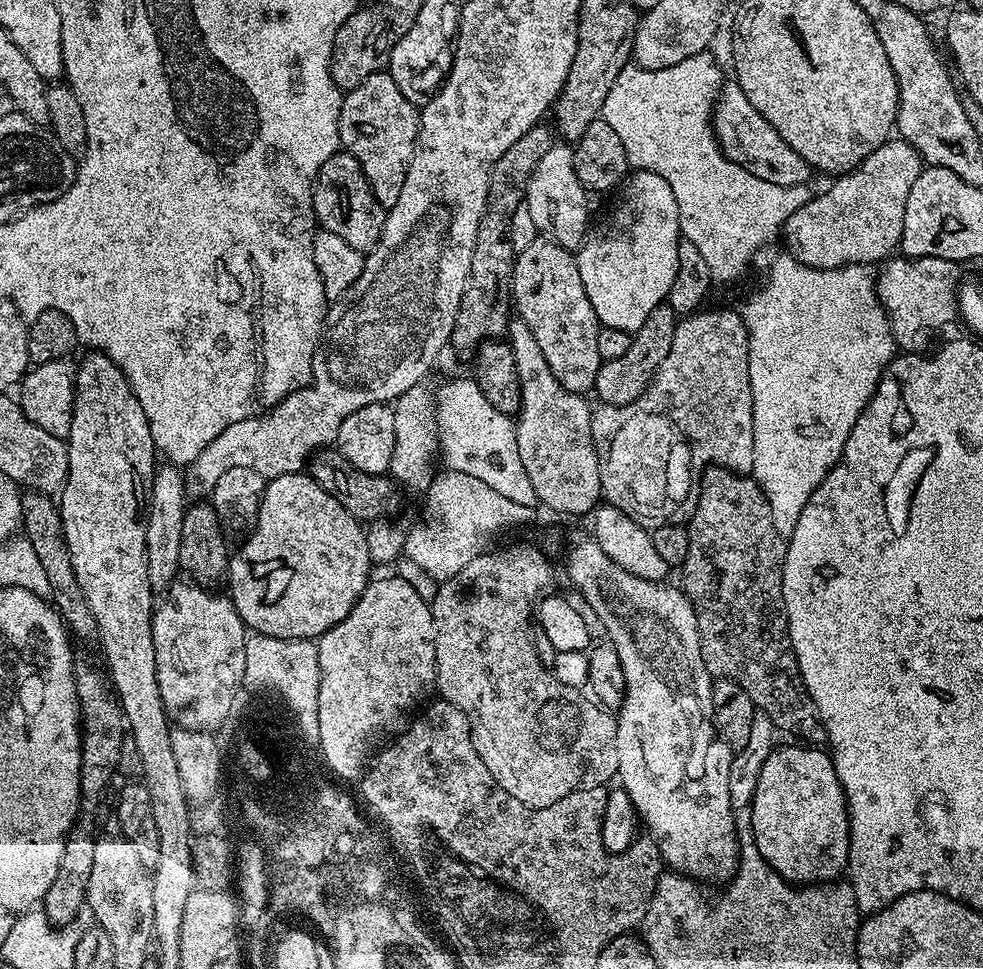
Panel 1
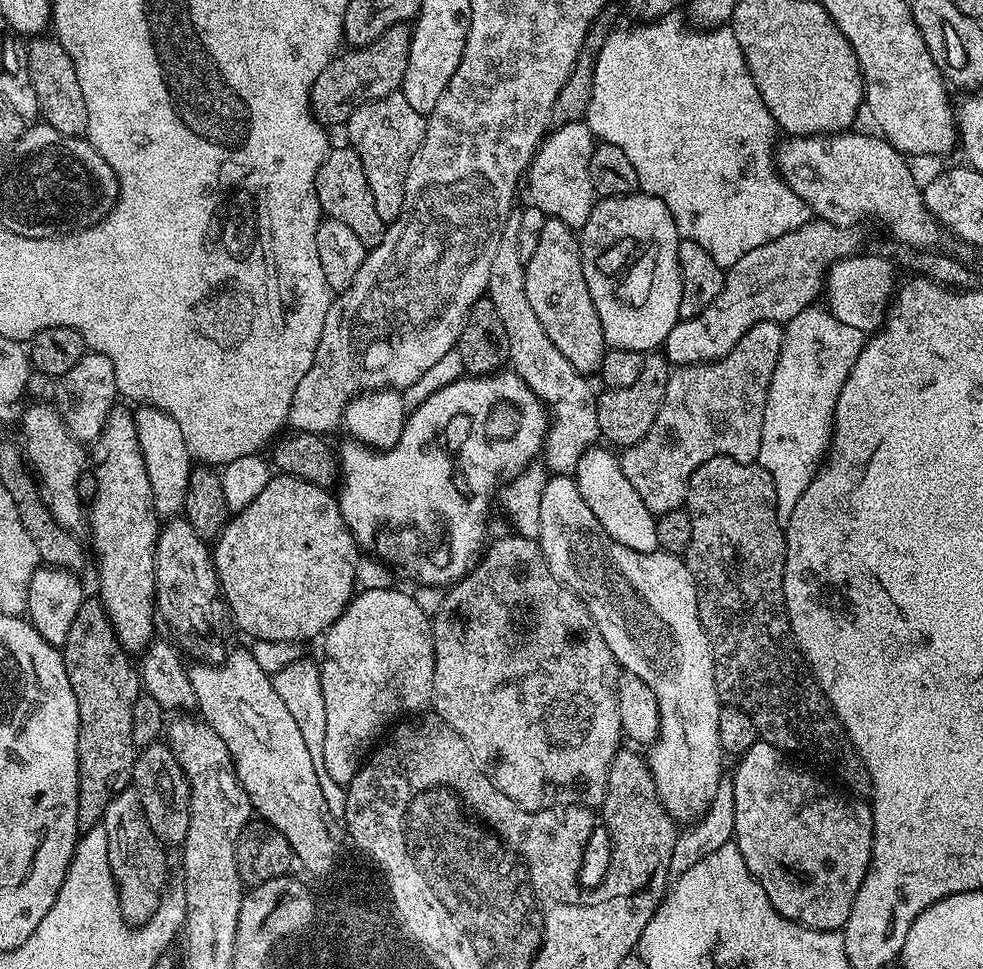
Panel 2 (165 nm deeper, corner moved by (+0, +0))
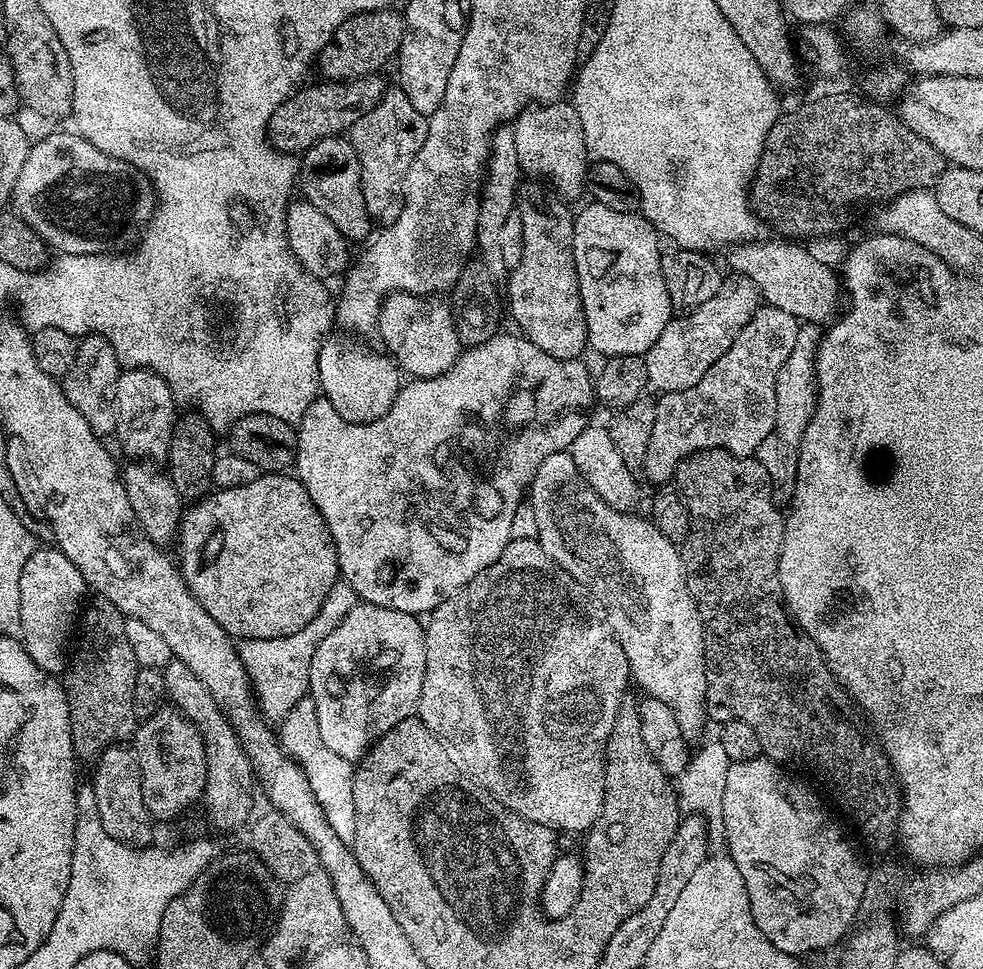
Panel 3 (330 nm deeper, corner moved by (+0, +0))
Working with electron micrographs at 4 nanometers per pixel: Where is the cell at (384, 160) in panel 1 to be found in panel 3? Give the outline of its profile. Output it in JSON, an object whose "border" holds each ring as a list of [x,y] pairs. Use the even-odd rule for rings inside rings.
{"border":[[[392,86],[350,129],[350,139],[362,166],[362,190],[366,198],[366,210],[377,225],[387,226],[398,222],[402,214],[410,166],[418,150],[422,150],[426,142],[428,122],[429,117],[418,114],[404,91],[398,86]]]}

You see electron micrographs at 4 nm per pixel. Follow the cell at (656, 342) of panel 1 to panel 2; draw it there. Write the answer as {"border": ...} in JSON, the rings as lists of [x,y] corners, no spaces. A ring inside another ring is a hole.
{"border":[[[653,350],[645,355],[642,362],[642,371],[630,386],[610,388],[601,391],[596,396],[600,435],[604,440],[609,440],[609,442],[607,441],[609,445],[627,446],[636,444],[644,438],[650,430],[650,426],[654,426],[654,418],[658,414],[660,403],[662,403],[666,394],[669,375],[668,357],[664,355],[663,351]]]}

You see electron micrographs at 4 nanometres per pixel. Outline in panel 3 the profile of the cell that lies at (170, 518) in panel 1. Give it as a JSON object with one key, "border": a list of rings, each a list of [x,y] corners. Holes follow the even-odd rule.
{"border":[[[129,368],[121,371],[118,378],[118,398],[116,399],[118,422],[116,423],[115,439],[120,439],[124,452],[133,456],[136,460],[160,460],[167,461],[168,452],[172,448],[172,438],[178,423],[178,405],[172,399],[172,391],[167,382],[157,372],[151,372],[149,368]]]}

